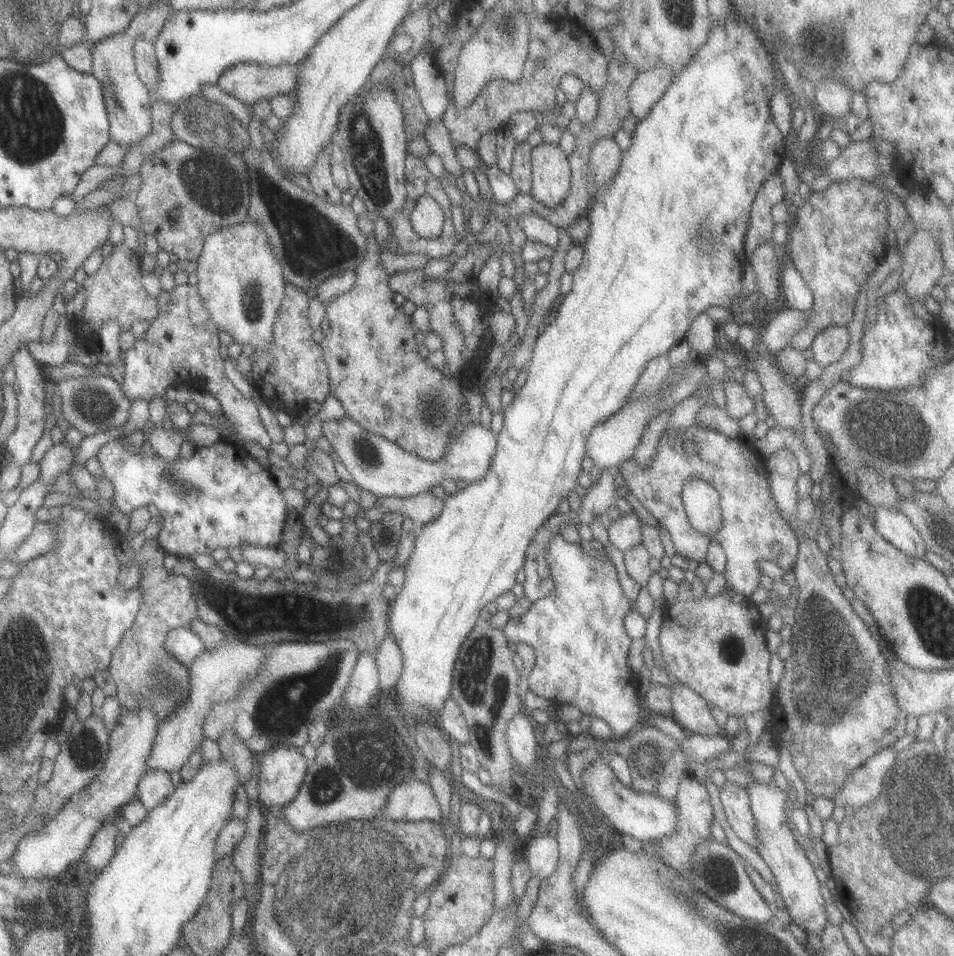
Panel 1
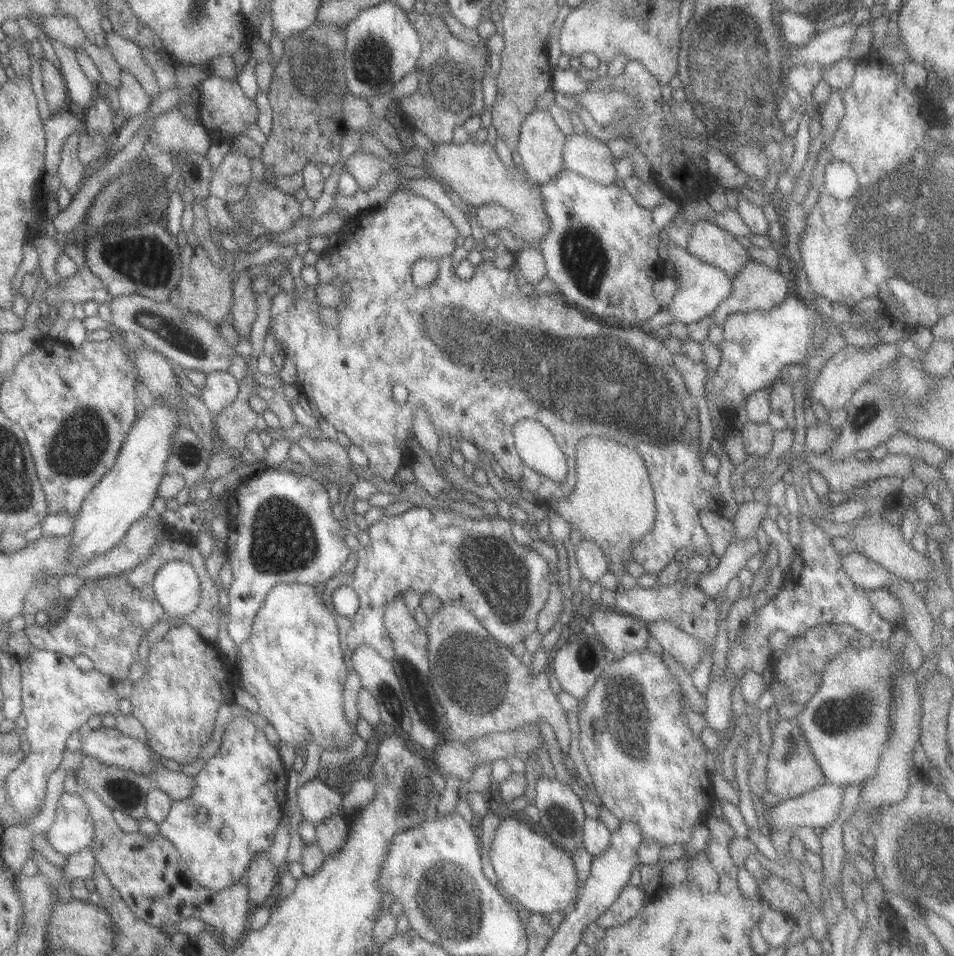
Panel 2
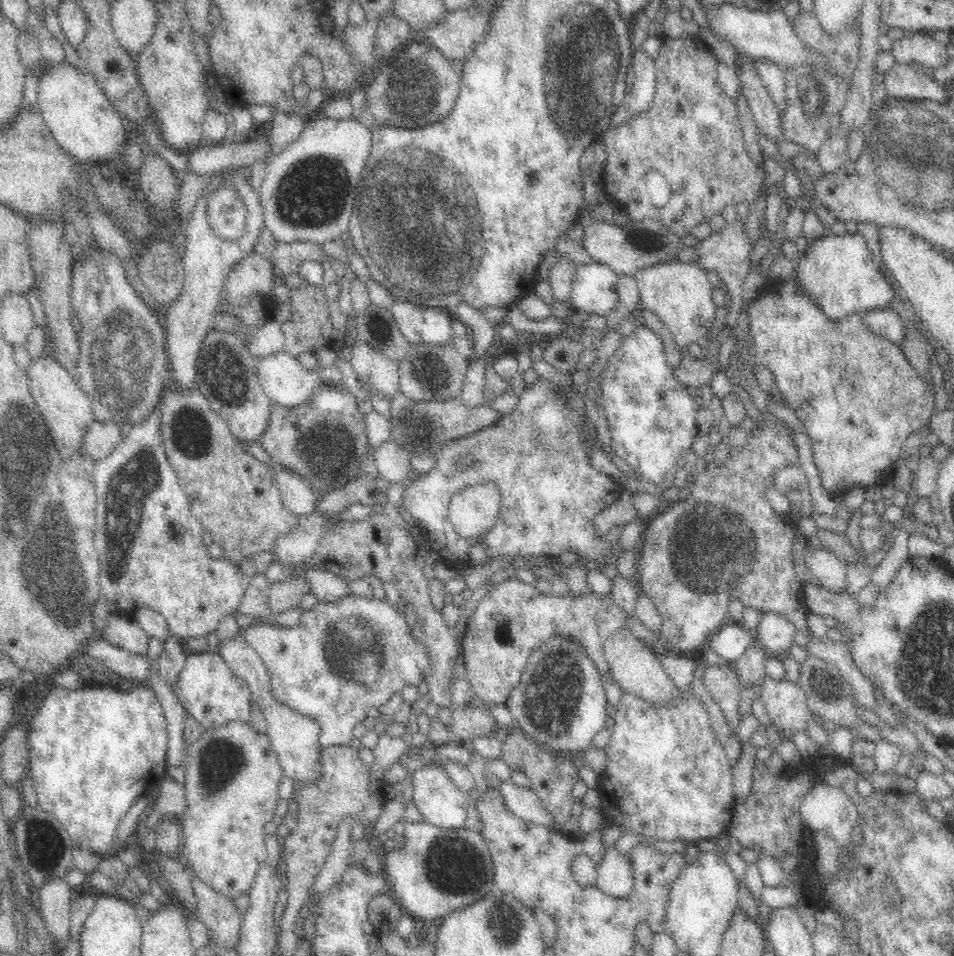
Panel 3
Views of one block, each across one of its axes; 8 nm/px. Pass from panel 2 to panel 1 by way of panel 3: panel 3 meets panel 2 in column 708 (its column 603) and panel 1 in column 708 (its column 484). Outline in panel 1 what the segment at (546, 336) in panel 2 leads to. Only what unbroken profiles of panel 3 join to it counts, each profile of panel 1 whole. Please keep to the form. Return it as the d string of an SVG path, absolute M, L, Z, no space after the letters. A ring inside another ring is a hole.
M695 425L689 426L689 428L681 431L669 432L667 436L662 435L657 442L657 450L655 450L655 456L653 456L649 466L637 468L631 462L626 462L619 464L614 473L618 476L617 480L628 489L628 493L633 494L641 503L641 506L652 514L657 523L668 533L674 554L685 557L694 565L703 561L705 540L717 543L723 550L726 560L725 569L722 572L725 578L724 586L743 595L747 600L759 584L758 580L761 576L757 565L759 561L771 561L783 571L789 571L793 568L797 557L797 538L777 512L768 489L768 475L763 459L757 454L751 454L751 450L745 448L740 438L731 439L707 428L699 428ZM689 479L703 480L718 492L721 524L706 539L688 526L684 516L680 501L680 490L685 481Z

